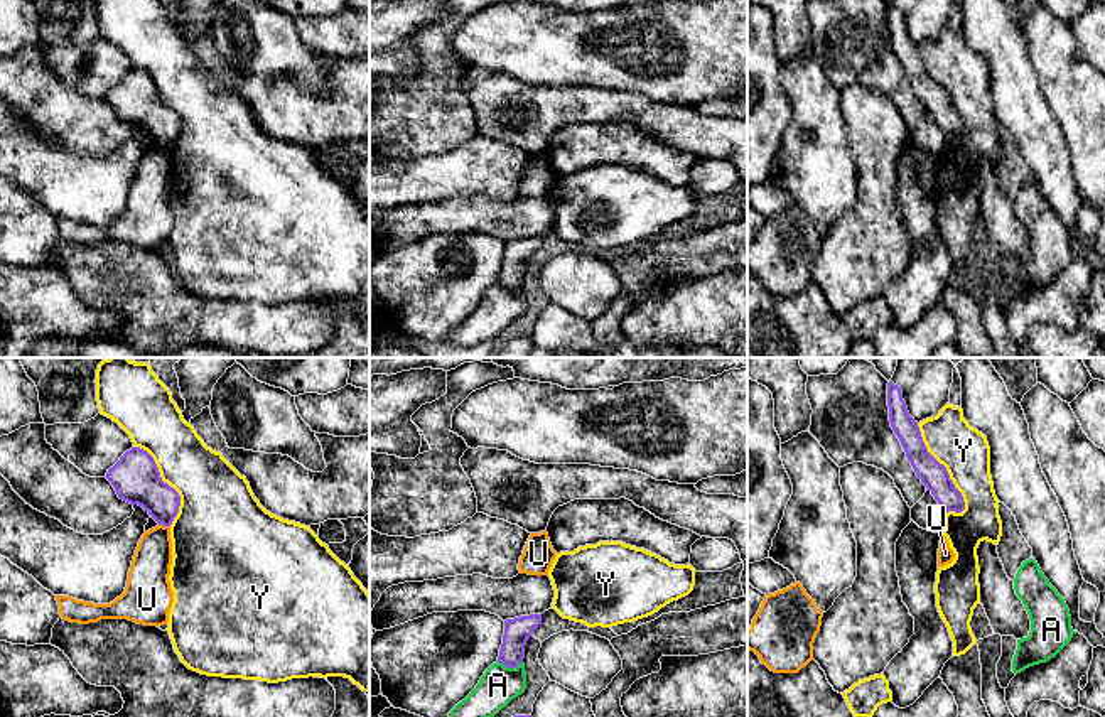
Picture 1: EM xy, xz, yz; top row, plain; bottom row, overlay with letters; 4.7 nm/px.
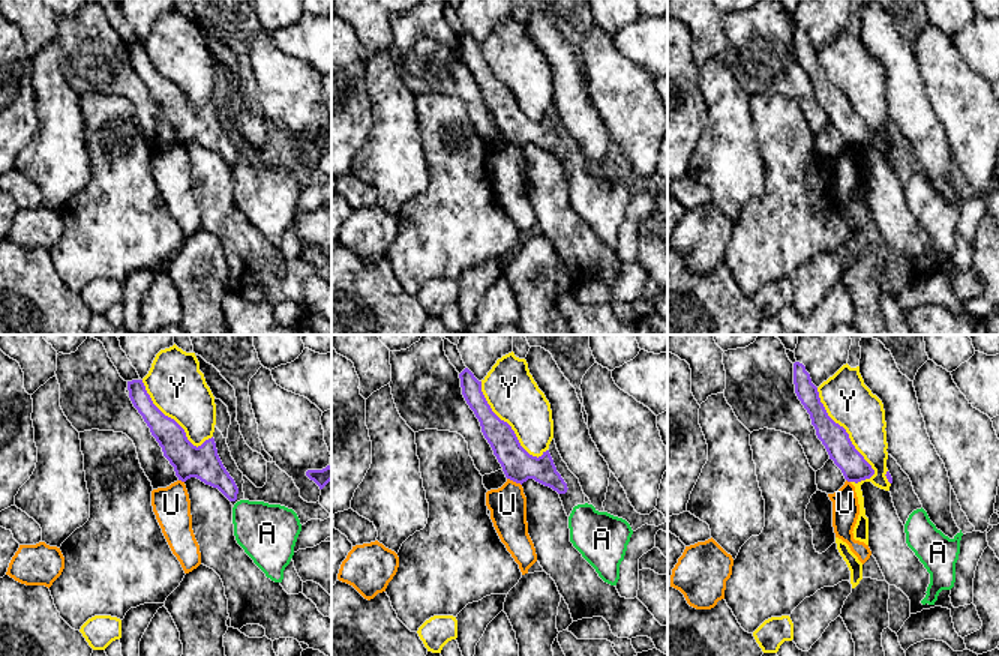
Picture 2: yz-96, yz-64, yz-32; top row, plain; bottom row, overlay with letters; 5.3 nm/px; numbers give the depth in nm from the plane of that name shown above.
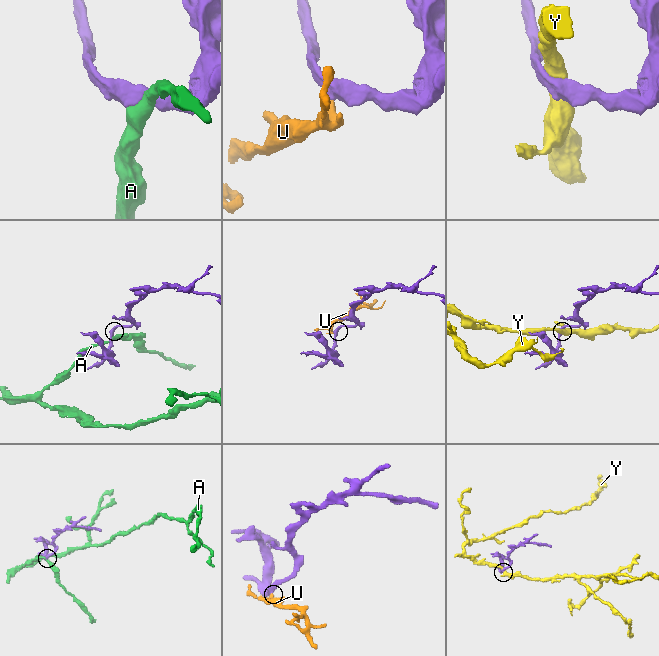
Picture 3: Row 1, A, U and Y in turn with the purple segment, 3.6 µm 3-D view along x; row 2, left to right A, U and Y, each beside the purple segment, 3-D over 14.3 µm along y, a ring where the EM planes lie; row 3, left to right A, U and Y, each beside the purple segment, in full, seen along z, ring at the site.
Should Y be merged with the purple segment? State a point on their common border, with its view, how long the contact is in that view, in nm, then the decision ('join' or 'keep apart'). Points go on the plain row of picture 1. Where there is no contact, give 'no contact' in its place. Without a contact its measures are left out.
yz (945, 91) | 480 nm | keep apart

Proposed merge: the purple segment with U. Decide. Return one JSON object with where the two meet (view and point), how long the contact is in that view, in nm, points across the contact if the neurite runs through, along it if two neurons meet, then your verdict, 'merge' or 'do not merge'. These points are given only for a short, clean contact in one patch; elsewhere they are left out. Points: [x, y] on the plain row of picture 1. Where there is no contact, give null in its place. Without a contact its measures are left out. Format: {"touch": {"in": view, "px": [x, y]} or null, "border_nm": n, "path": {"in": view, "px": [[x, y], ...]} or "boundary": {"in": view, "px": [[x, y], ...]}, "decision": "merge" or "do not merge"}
{"touch": {"in": "xy", "px": [164, 147]}, "border_nm": 60, "boundary": {"in": "xy", "px": [[159, 145], [169, 149]]}, "decision": "do not merge"}

